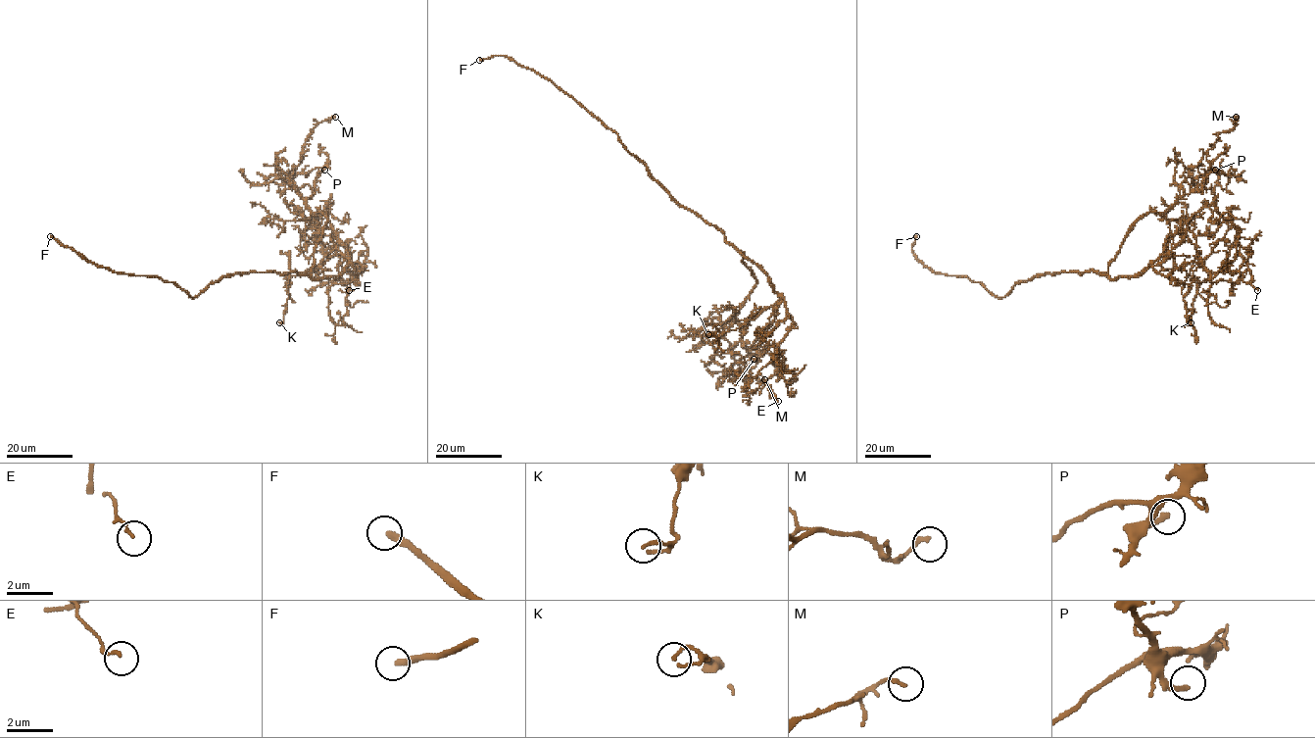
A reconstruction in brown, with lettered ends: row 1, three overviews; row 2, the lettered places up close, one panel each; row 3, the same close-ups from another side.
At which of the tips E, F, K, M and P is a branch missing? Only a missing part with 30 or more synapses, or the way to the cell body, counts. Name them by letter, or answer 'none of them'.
F, P

